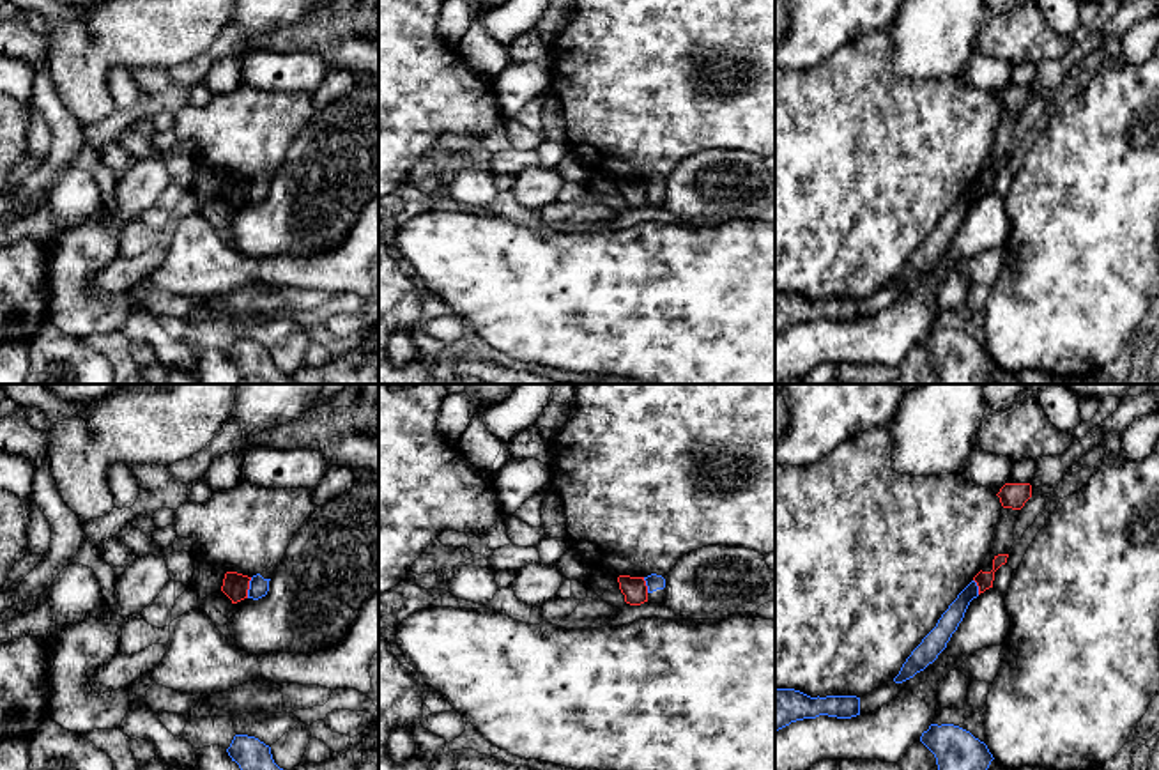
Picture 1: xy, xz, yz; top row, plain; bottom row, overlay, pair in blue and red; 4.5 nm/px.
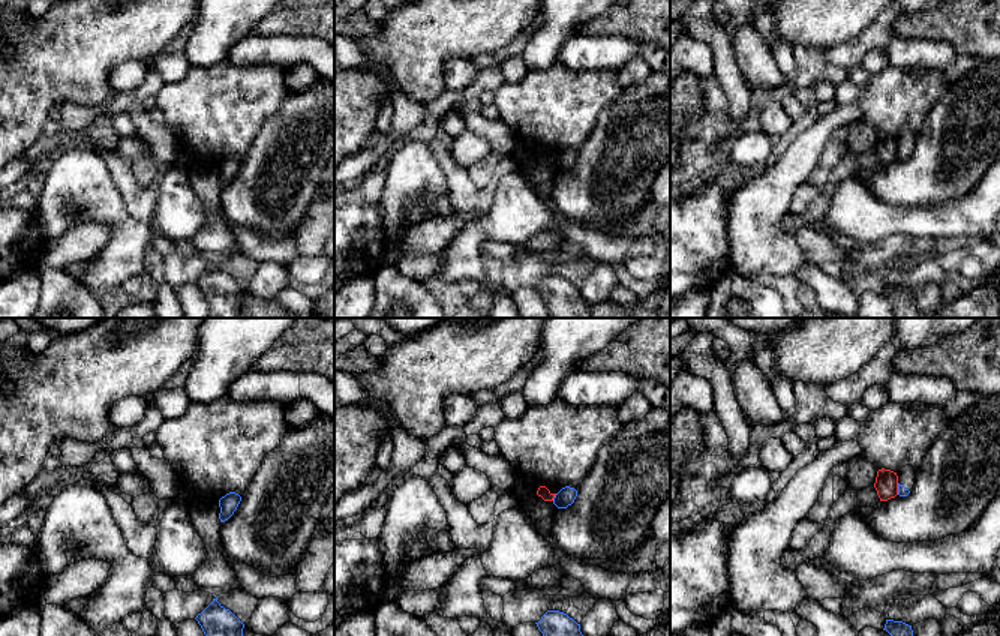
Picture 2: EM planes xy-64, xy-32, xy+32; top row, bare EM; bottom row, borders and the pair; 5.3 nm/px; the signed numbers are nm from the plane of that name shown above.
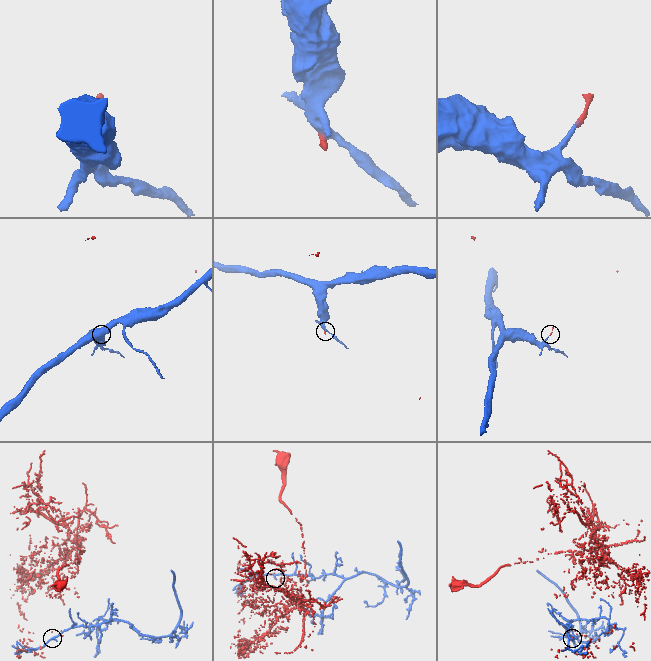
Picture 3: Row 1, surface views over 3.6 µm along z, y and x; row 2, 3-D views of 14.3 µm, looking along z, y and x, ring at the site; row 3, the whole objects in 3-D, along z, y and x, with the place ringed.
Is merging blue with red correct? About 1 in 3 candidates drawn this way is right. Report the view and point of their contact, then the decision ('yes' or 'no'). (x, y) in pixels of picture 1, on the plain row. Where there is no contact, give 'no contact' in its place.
xy (250, 192) | no

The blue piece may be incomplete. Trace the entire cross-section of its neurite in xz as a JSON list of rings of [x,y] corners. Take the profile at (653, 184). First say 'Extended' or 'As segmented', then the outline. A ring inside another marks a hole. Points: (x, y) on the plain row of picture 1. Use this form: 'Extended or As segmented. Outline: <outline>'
Extended. Outline: [[[651,177],[644,181],[646,189],[648,189],[648,205],[651,207],[662,207],[664,204],[664,191],[665,191],[665,182],[662,179]]]

